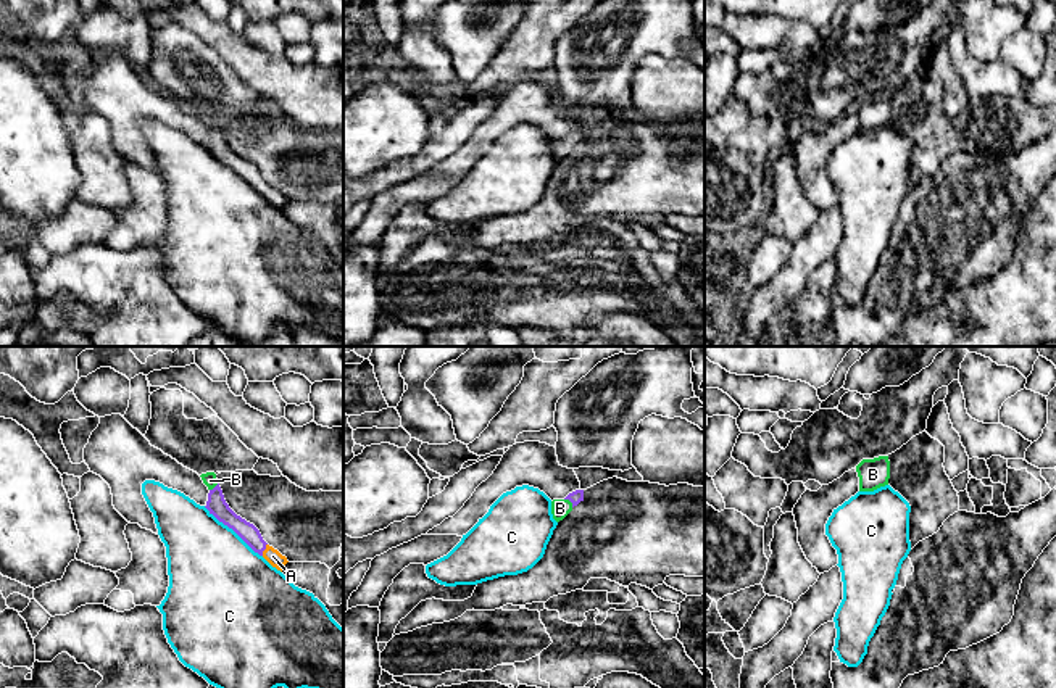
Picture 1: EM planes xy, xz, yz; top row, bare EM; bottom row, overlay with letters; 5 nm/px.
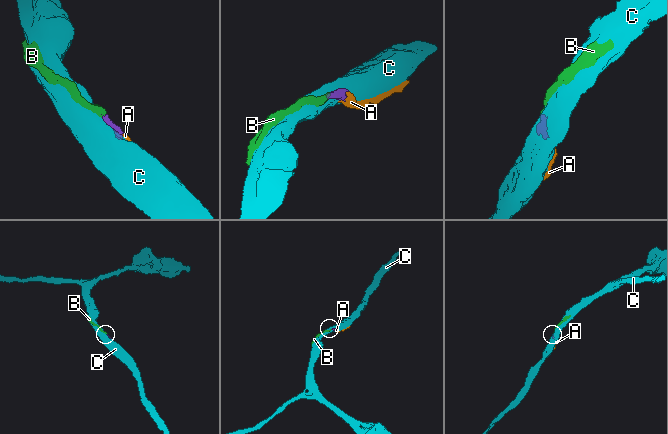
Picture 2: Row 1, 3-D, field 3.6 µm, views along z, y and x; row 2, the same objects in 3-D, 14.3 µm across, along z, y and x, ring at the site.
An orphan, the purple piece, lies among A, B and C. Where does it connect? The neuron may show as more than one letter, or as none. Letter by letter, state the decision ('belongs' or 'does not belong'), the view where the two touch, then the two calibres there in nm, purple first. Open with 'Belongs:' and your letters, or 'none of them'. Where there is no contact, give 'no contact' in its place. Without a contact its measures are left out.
Belongs: A, B
A: belongs; meets purple in xy; 90 nm thick on the purple side, 80 nm on the other
B: belongs; meets purple in xz; 70 nm thick on the purple side, 100 nm on the other
C: does not belong; meets purple in xy; 100 nm thick on the purple side, 460 nm on the other

